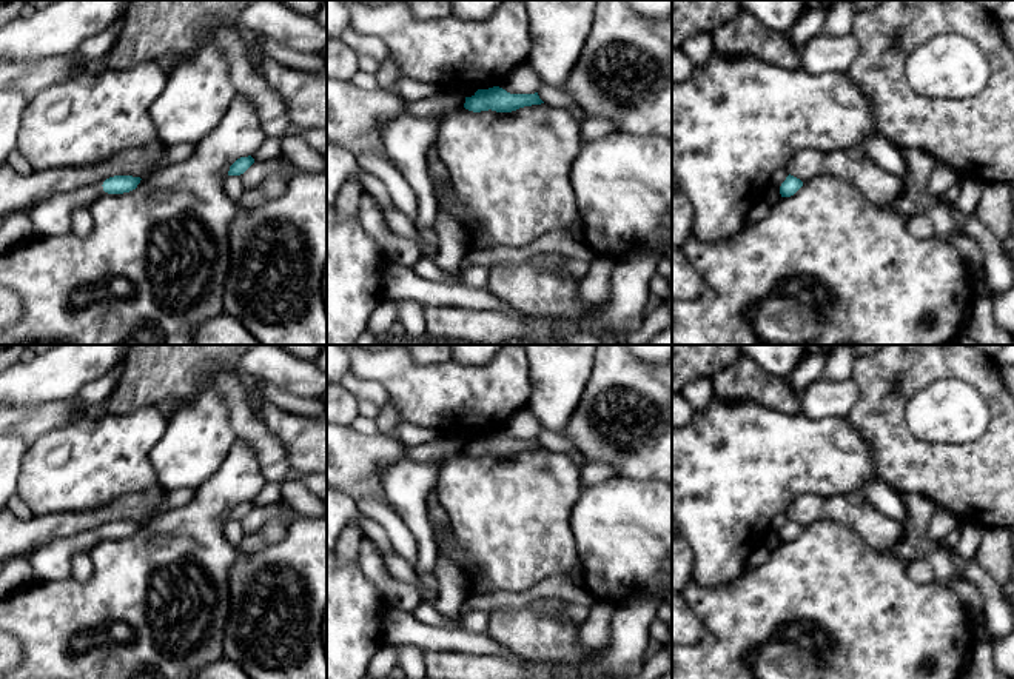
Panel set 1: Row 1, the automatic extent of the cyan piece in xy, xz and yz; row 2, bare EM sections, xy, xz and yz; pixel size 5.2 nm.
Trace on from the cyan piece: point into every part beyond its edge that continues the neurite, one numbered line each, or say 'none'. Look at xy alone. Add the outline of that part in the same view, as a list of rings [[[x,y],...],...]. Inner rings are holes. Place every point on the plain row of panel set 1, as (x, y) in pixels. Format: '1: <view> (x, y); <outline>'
1: xy (51, 562); [[[88,530],[40,547],[29,556],[34,580],[54,582],[69,579],[72,556],[82,551],[89,553],[102,537],[102,530]]]

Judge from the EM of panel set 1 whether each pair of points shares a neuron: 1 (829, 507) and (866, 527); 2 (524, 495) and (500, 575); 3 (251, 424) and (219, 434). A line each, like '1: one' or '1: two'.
1: one
2: one
3: two

